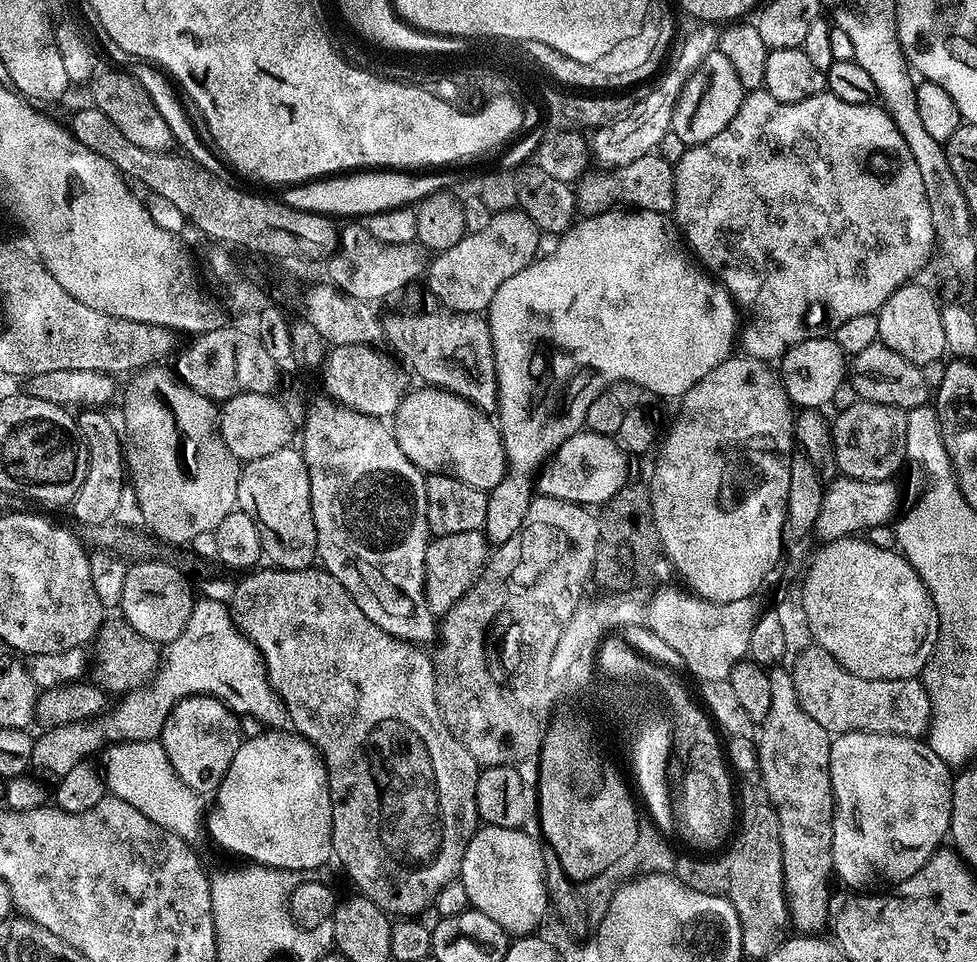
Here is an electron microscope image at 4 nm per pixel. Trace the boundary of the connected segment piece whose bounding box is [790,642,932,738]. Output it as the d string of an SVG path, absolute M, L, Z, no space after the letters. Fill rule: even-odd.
M812 642L809 648L804 648L796 656L796 661L790 665L792 673L792 681L794 682L794 690L798 690L798 702L802 706L802 710L806 710L806 714L810 714L810 718L814 718L814 722L818 722L818 726L825 728L830 734L839 734L842 732L873 732L874 734L894 734L895 736L915 736L923 737L928 730L928 723L931 720L932 707L929 705L929 698L924 690L924 685L919 679L915 680L867 680L866 678L858 678L858 674L850 674L850 670L846 670L837 660L834 659L826 650L822 650L820 645Z

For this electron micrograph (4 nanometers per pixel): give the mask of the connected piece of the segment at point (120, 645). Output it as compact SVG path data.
M123 618L105 619L90 645L90 680L105 694L123 694L141 688L160 665L161 649L150 638L142 638Z

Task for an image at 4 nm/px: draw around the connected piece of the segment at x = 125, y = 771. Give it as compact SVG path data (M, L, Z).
M159 740L113 744L107 749L107 752L108 761L102 764L102 775L106 781L107 791L111 795L122 798L122 802L130 802L130 806L134 806L134 810L142 810L142 814L146 814L150 822L158 822L158 826L178 834L178 838L182 838L187 844L195 845L196 839L200 835L202 837L205 835L206 804L204 808L203 802L200 801L203 800L201 793L190 790L190 786L186 786L182 778L174 774L170 766L170 758L166 758L166 750L161 746Z

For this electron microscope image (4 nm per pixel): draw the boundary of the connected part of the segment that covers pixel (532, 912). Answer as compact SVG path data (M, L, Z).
M493 824L477 827L468 839L458 877L466 886L469 905L486 914L486 918L494 918L504 932L516 938L533 935L541 927L548 908L543 850L537 837L526 833Z

